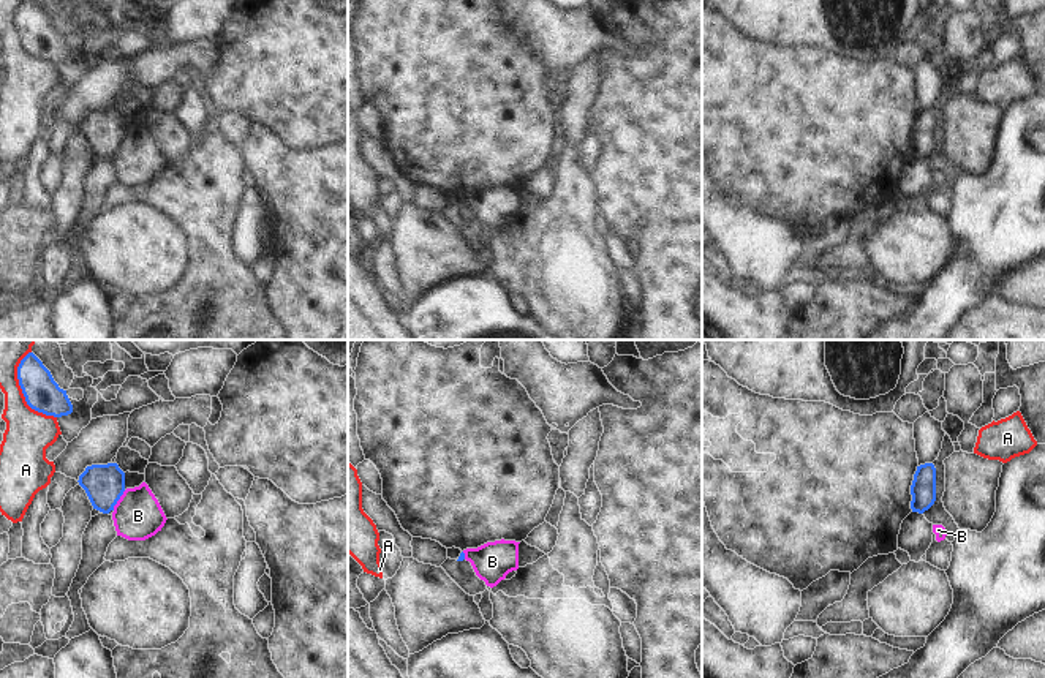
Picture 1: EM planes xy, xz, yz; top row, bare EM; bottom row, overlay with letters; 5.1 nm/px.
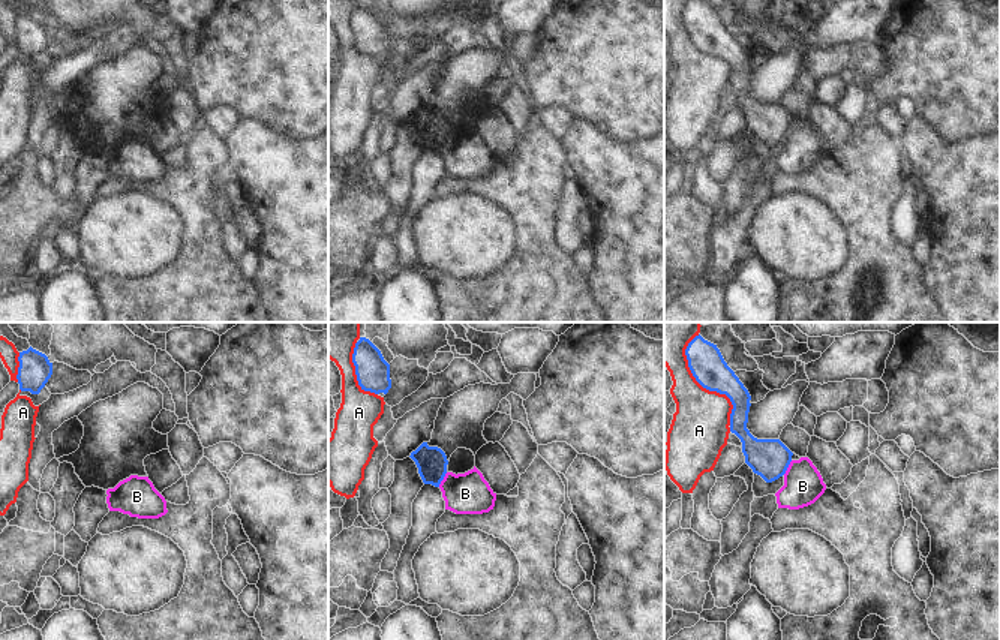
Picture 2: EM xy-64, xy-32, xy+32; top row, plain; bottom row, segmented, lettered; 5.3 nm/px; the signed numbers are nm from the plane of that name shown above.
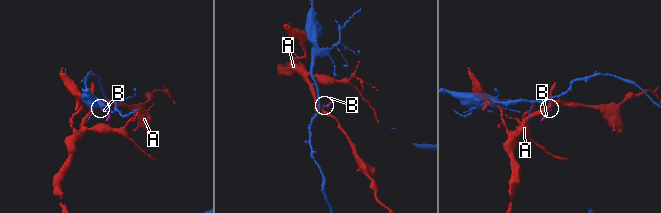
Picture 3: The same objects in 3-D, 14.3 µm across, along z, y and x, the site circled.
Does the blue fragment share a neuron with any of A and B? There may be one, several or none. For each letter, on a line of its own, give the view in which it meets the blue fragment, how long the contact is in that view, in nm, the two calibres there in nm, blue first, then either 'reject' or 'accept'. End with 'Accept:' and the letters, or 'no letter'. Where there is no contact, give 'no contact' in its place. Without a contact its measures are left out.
A: contact in xy; length 380 nm; calibres 180 and 240 nm; reject
B: contact in xy; length 120 nm; calibres 200 and 260 nm; reject
Accept: no letter

